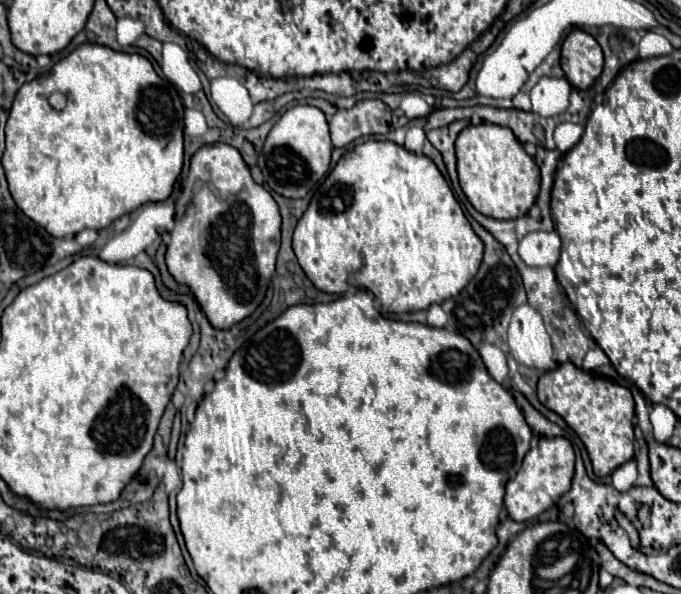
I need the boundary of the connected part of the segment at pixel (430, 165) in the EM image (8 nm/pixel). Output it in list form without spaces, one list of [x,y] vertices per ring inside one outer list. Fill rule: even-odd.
[[[378,140],[362,142],[338,160],[334,170],[328,174],[328,178],[320,184],[320,188],[312,196],[304,216],[298,220],[294,238],[292,238],[292,248],[296,252],[296,258],[302,266],[302,270],[306,272],[306,276],[318,290],[328,292],[328,294],[340,294],[340,292],[350,290],[350,286],[372,288],[378,304],[388,312],[418,312],[418,310],[426,310],[430,304],[442,304],[444,300],[456,296],[456,292],[466,288],[470,284],[472,276],[476,276],[476,268],[480,268],[480,260],[484,254],[484,244],[480,244],[480,238],[476,236],[476,232],[472,232],[470,222],[466,220],[460,204],[456,202],[448,182],[444,180],[442,172],[436,168],[436,164],[428,156],[408,152],[404,146],[398,146],[396,142],[378,142]]]

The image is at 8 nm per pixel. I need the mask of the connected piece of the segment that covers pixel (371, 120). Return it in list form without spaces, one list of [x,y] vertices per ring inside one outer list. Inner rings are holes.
[[[362,100],[350,110],[338,110],[330,120],[330,136],[336,148],[368,134],[386,134],[392,110],[380,100]]]

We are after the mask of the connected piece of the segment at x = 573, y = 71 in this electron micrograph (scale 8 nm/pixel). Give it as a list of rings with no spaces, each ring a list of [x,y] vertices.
[[[572,30],[562,42],[562,70],[574,88],[588,90],[602,72],[602,48],[584,30]]]

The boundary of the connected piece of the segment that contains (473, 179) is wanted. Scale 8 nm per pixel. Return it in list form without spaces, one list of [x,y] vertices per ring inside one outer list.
[[[488,122],[464,128],[456,140],[456,158],[460,186],[470,204],[484,216],[496,220],[520,218],[536,202],[540,190],[540,170],[510,128]]]

